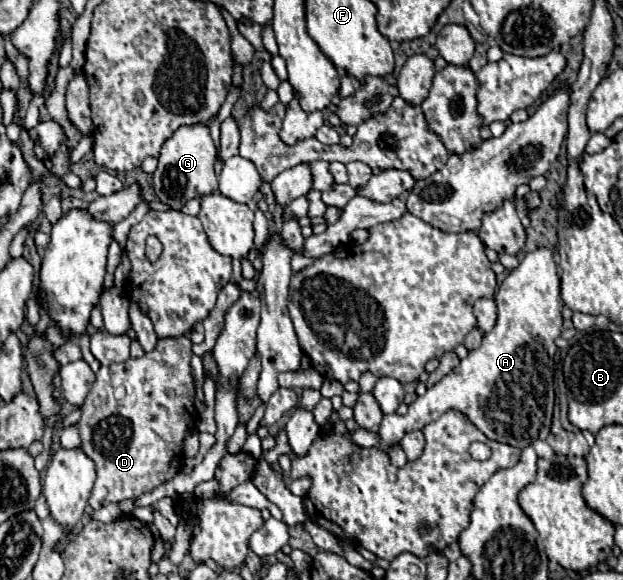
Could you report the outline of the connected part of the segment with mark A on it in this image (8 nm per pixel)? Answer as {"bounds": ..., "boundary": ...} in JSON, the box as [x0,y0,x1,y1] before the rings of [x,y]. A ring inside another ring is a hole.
{"bounds":[378,248,562,454],"boundary":[[[536,248],[534,252],[530,252],[530,254],[524,256],[524,260],[520,262],[520,266],[518,266],[512,274],[506,276],[506,280],[498,286],[496,296],[494,296],[494,300],[496,300],[496,304],[498,304],[498,322],[496,322],[494,330],[488,332],[488,334],[484,334],[482,346],[480,346],[478,350],[470,350],[468,356],[460,362],[458,368],[454,368],[450,374],[446,374],[438,384],[434,384],[432,388],[428,388],[424,396],[418,396],[416,402],[408,406],[408,414],[406,414],[406,416],[402,416],[402,418],[398,418],[398,414],[386,414],[386,416],[384,416],[384,420],[382,420],[384,428],[382,428],[382,424],[380,424],[380,432],[378,432],[378,436],[380,436],[378,448],[380,448],[382,452],[390,454],[394,446],[400,446],[400,440],[404,438],[404,432],[422,430],[426,424],[434,422],[440,414],[444,414],[446,410],[452,410],[452,408],[464,412],[464,414],[466,414],[490,440],[498,440],[498,442],[504,442],[504,444],[510,444],[510,446],[516,446],[516,448],[524,448],[524,446],[528,446],[530,442],[534,442],[534,440],[538,438],[538,434],[540,434],[540,426],[542,426],[542,424],[546,424],[546,428],[550,430],[552,408],[554,408],[554,378],[552,378],[552,376],[554,376],[554,354],[556,354],[556,344],[554,344],[554,340],[556,340],[556,338],[560,336],[560,332],[562,332],[562,314],[560,314],[560,310],[562,310],[562,300],[560,300],[560,274],[558,274],[558,264],[556,264],[554,256],[556,256],[556,250],[554,250],[554,248]]]}

